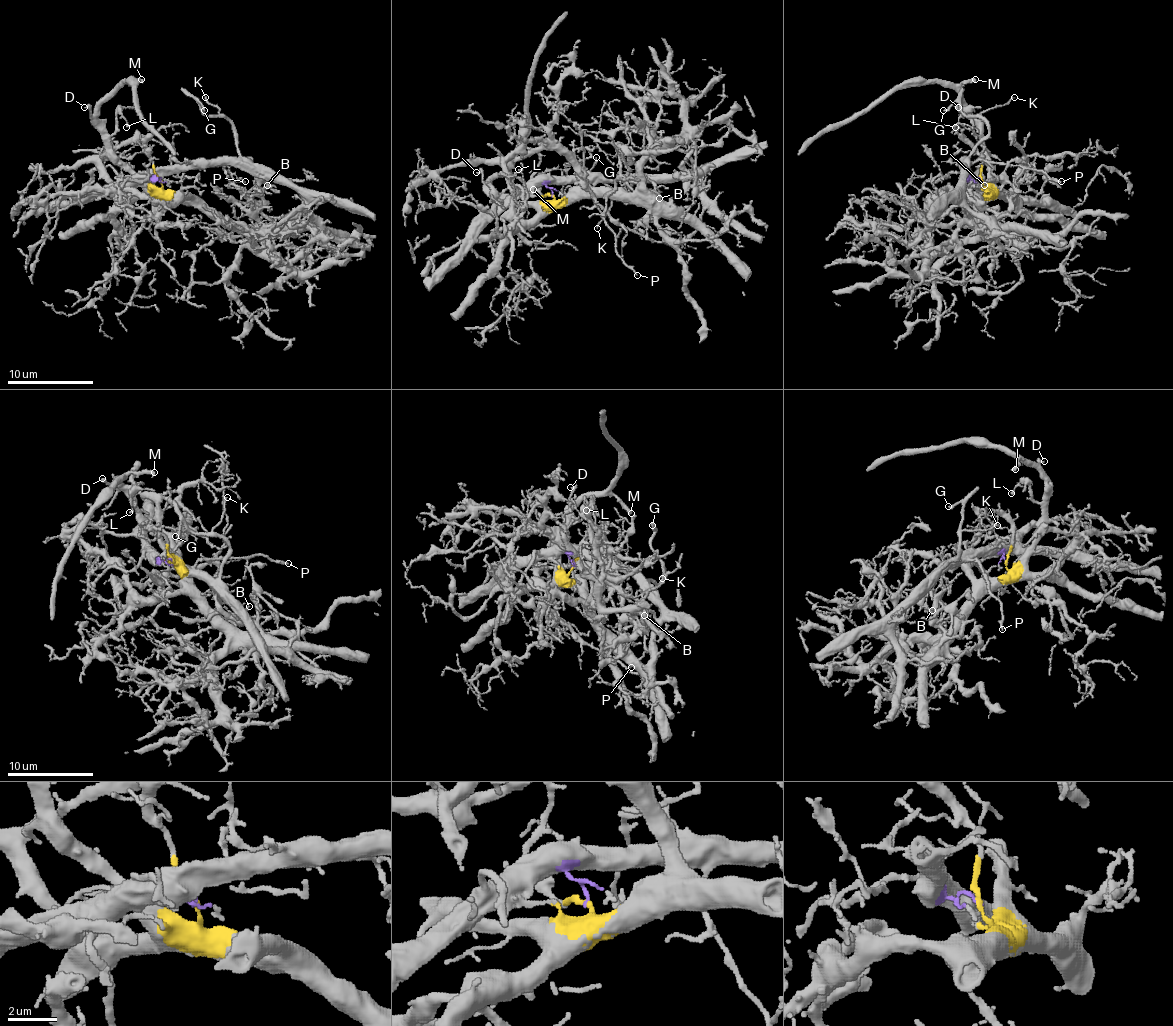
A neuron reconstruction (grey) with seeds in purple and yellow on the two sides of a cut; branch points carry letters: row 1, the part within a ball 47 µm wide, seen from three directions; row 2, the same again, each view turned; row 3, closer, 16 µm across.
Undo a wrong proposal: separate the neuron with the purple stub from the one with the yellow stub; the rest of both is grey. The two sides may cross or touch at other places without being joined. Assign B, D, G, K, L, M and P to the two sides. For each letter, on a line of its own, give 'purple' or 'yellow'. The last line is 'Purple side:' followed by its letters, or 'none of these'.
B: yellow
D: yellow
G: purple
K: purple
L: yellow
M: yellow
P: purple
Purple side: G, K, P

